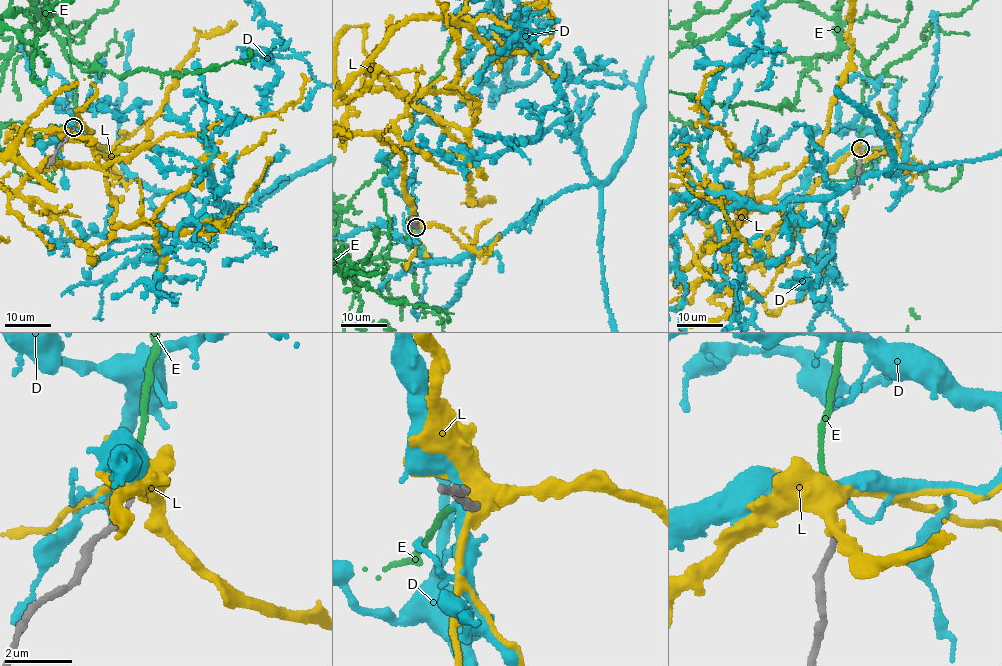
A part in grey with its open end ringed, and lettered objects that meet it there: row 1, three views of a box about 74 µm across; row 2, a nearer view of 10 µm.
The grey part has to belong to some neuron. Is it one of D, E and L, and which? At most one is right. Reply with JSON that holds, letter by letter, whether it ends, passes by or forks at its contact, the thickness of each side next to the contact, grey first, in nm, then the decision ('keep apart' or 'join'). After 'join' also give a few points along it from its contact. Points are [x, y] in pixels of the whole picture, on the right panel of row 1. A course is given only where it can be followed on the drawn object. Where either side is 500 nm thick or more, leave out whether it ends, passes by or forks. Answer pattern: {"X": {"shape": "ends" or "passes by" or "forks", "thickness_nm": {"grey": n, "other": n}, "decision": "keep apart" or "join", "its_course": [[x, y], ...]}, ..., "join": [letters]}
{"D": {"shape": "passes by", "thickness_nm": {"grey": 120, "other": 300}, "decision": "keep apart"}, "E": {"shape": "ends", "thickness_nm": {"grey": 110, "other": 160}, "decision": "join"}, "L": {"shape": "forks", "thickness_nm": {"grey": 140, "other": 440}, "decision": "keep apart"}, "join": ["E"]}

